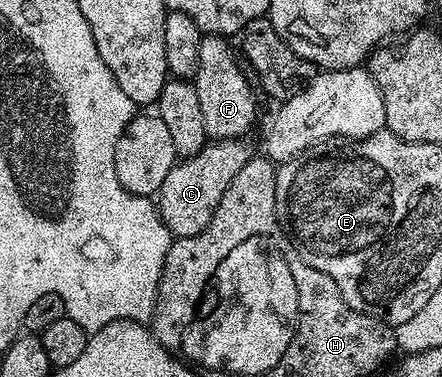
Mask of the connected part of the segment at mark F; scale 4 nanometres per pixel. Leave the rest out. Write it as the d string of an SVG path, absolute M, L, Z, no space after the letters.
M204 34L198 46L198 70L194 83L198 90L198 103L202 105L202 118L206 121L206 130L212 140L239 140L247 137L247 132L256 120L256 96L244 77L245 69L237 53L234 48L232 53L228 44L231 44L229 37Z

